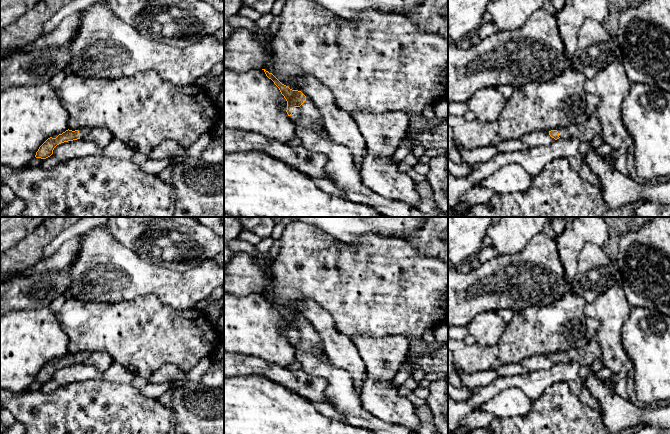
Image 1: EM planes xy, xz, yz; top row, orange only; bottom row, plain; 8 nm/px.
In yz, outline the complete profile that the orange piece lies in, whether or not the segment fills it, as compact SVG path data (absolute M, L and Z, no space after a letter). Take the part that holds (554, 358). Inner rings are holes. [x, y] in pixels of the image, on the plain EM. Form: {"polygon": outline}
{"polygon": "M595 338L583 348L569 349L565 352L549 355L549 359L555 364L579 362L581 366L591 365L597 358L602 360L602 349Z"}

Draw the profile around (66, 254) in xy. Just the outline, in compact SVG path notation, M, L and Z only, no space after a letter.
M77 236L64 242L51 257L41 258L24 275L45 271L68 273L70 266L78 256L82 238L82 236Z

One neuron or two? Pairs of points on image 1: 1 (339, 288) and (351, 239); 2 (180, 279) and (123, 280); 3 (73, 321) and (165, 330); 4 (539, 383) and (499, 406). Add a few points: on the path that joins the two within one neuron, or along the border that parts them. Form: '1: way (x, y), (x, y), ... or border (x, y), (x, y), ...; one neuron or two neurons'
1: border (329, 233), (353, 245), (359, 238), (371, 234); two neurons
2: way (166, 280), (137, 280); one neuron
3: way (96, 326), (123, 330), (142, 330); one neuron
4: border (499, 392), (509, 388), (519, 388), (531, 402); two neurons

